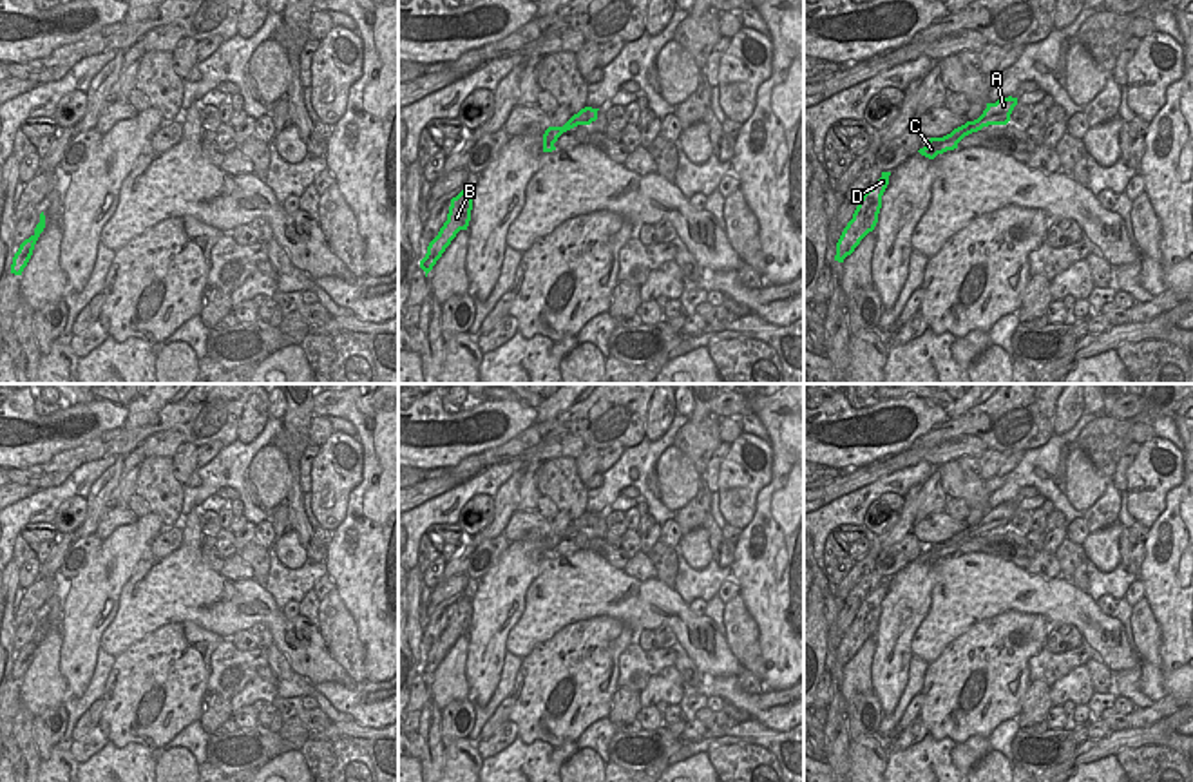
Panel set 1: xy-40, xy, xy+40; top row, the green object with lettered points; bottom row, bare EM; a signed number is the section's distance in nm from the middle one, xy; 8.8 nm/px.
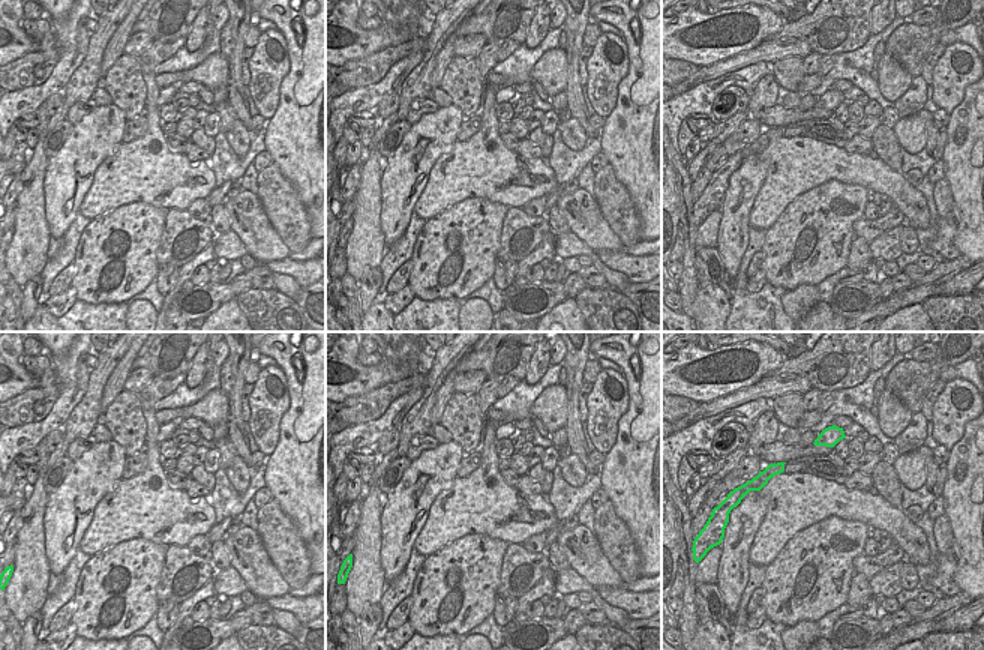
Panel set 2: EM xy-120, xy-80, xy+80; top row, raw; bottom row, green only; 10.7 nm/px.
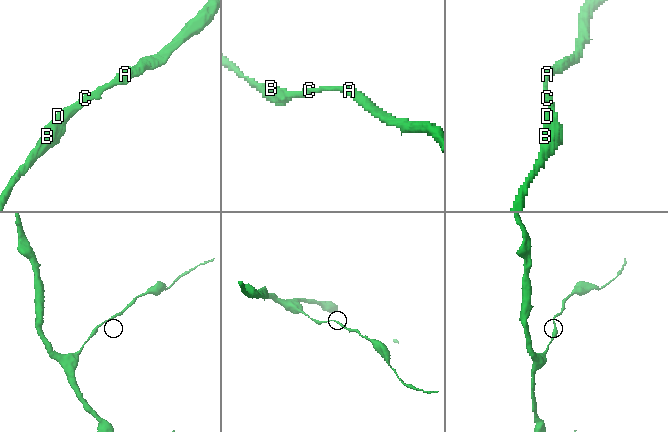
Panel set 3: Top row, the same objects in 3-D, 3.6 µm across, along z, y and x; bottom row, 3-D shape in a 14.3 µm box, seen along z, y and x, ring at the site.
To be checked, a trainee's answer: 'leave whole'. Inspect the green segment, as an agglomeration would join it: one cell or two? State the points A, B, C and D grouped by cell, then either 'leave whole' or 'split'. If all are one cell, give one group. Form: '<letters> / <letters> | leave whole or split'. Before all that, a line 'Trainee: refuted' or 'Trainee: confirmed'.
Trainee: confirmed
A B C D | leave whole

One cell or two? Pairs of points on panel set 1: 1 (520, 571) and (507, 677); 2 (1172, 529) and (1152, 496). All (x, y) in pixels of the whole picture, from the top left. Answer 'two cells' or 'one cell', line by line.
1: two cells
2: two cells

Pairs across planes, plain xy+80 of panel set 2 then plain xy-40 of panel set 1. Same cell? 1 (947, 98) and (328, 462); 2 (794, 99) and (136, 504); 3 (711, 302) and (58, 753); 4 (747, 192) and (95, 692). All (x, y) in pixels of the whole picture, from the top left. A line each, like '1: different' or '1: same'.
1: same
2: same
3: same
4: different

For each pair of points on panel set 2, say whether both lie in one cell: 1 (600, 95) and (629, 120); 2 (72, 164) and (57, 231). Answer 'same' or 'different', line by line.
1: different
2: same

